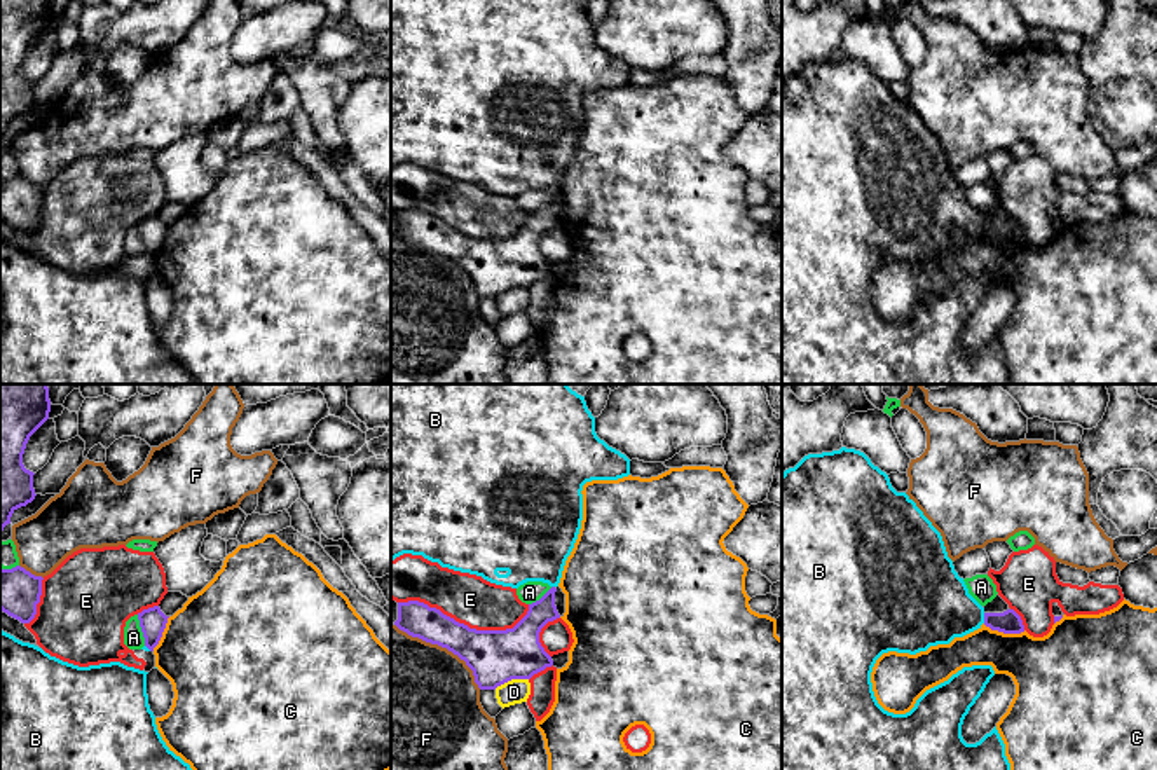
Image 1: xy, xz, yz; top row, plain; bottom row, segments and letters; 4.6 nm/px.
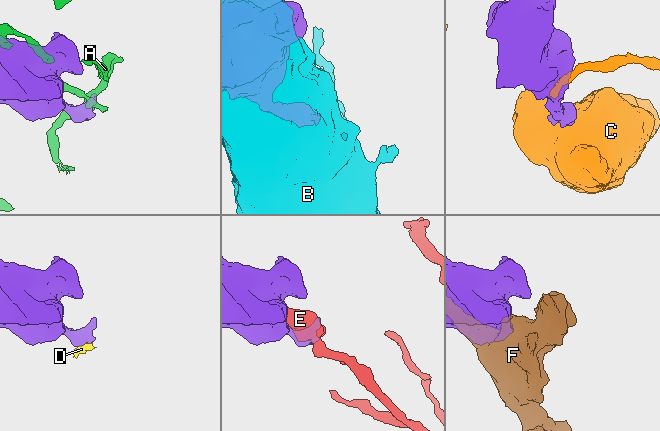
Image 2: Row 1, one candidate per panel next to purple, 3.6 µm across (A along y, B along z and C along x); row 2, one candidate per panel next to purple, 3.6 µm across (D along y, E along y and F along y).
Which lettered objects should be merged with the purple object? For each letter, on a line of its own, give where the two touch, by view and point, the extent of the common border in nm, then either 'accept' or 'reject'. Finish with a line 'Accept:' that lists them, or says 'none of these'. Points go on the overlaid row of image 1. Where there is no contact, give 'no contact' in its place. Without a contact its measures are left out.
A: meets purple in xy at (142, 631); contact 150 nm long; reject
B: meets purple in yz at (985, 618); contact 50 nm long; reject
C: meets purple in yz at (1004, 632); contact 200 nm long; reject
D: meets purple in xz at (510, 680); contact 170 nm long; reject
E: meets purple in xz at (463, 624); contact 600 nm long; reject
F: meets purple in xz at (444, 646); contact 500 nm long; reject
Accept: none of these

